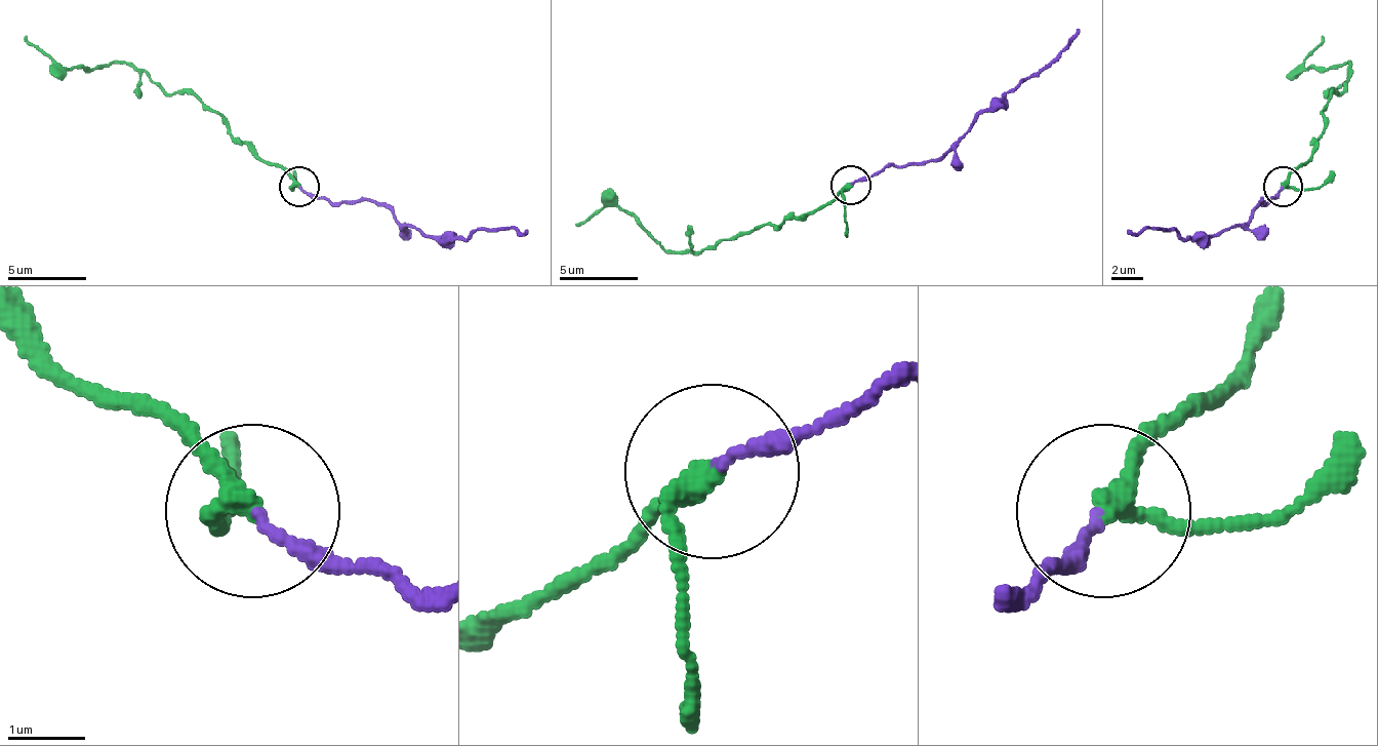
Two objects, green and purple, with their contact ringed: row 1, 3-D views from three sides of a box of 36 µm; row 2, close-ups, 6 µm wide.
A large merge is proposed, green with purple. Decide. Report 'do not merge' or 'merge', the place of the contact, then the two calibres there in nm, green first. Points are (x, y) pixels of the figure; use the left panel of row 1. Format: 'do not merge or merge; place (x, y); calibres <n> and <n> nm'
merge; place (298, 187); calibres 240 and 150 nm

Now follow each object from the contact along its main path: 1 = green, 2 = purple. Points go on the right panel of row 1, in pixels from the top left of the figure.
1: (1284, 188), (1310, 156), (1323, 132), (1323, 113), (1350, 74), (1350, 62), (1310, 70), (1303, 66), (1323, 34)
2: (1284, 188), (1263, 203), (1263, 199), (1244, 223), (1217, 234), (1189, 238), (1153, 227), (1126, 231)

